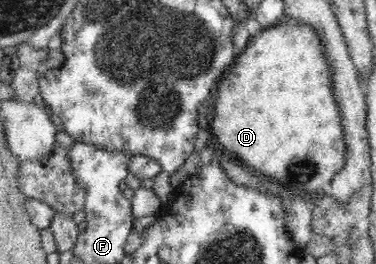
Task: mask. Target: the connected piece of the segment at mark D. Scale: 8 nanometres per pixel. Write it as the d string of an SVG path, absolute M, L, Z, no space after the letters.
M292 19L286 23L278 23L264 28L259 35L251 37L248 47L237 56L234 65L218 83L218 95L214 102L215 109L209 118L209 132L212 136L210 145L215 145L218 149L229 152L229 154L236 157L240 164L254 170L256 175L266 175L266 177L270 177L274 181L280 181L290 191L301 194L320 191L322 186L332 183L334 176L346 164L346 141L344 141L341 111L332 86L333 71L331 70L326 50L321 44L321 37L315 32L312 25Z

